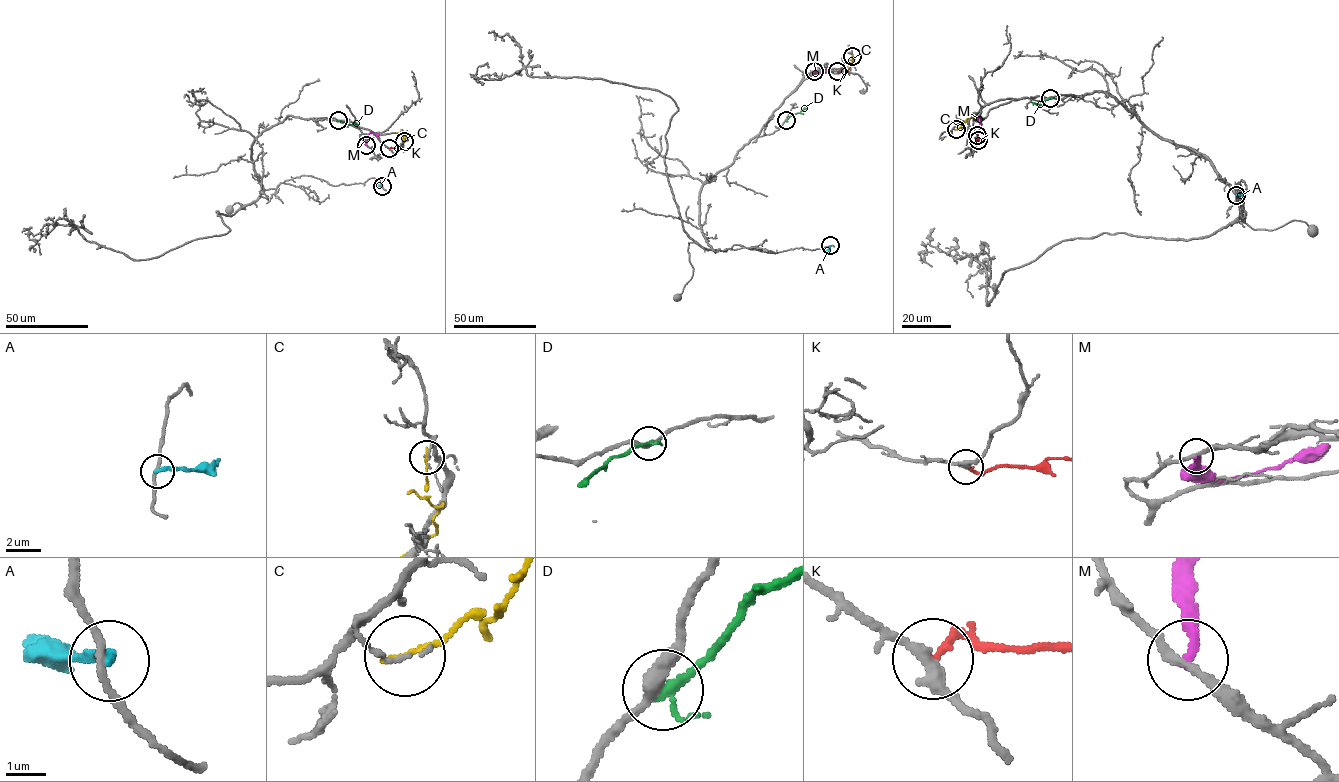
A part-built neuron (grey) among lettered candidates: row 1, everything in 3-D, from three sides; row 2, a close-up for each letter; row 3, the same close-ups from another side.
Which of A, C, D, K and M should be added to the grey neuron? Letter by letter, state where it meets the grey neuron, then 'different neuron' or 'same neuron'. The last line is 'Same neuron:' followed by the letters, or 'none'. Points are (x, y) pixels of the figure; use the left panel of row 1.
A: (382, 186) | different neuron
C: (404, 141) | different neuron
D: (338, 120) | different neuron
K: (389, 148) | different neuron
M: (366, 145) | different neuron
Same neuron: none

